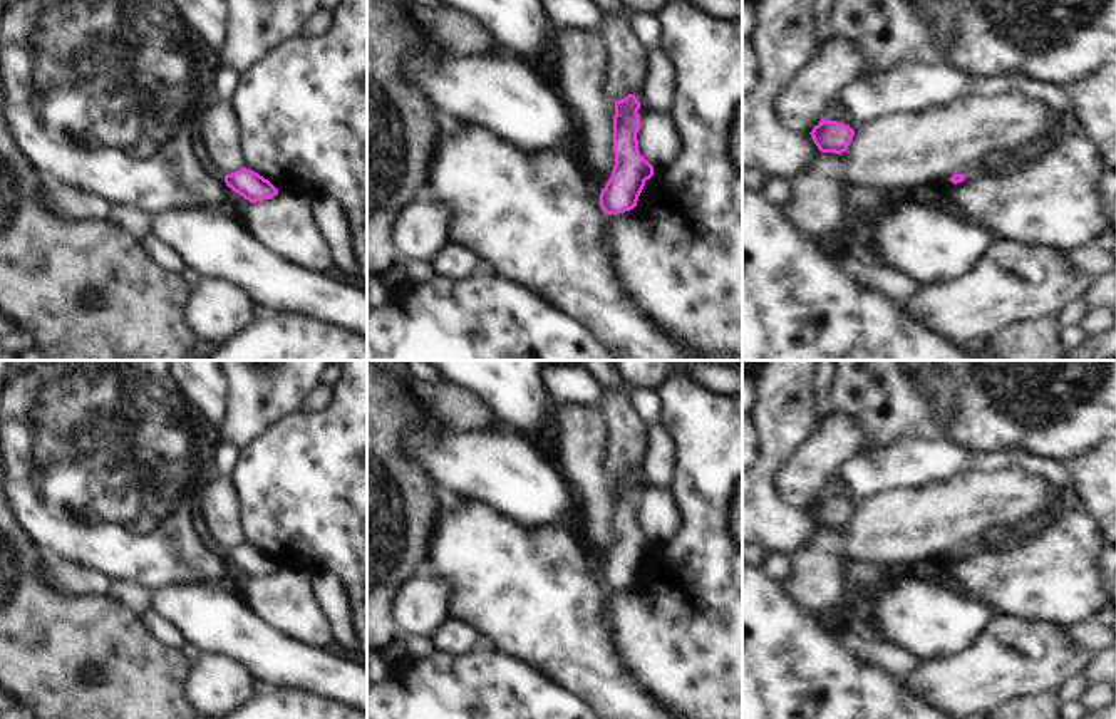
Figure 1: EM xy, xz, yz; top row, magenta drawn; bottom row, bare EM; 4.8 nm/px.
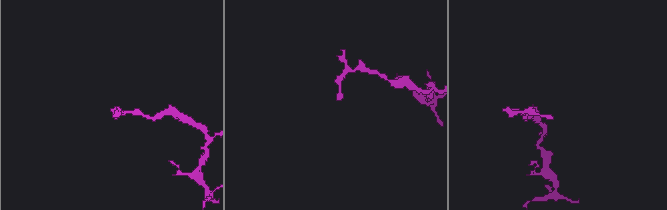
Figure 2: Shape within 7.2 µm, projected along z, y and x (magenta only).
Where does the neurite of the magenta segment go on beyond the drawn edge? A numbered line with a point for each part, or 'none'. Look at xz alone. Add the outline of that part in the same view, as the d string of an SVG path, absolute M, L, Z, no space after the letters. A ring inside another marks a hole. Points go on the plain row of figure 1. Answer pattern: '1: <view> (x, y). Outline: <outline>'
none

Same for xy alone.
none

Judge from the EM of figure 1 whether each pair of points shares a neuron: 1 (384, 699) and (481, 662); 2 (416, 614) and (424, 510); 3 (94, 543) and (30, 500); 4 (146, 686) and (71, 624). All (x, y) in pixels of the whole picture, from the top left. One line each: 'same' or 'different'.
1: same
2: different
3: same
4: same

